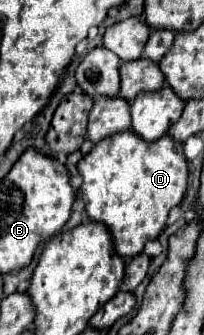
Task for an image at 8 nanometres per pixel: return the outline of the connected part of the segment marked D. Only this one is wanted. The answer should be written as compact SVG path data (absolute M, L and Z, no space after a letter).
M124 131L98 141L88 155L78 163L82 175L82 201L92 221L104 223L112 237L116 251L122 257L136 257L146 241L158 239L168 223L168 215L184 199L188 187L188 159L184 145L170 135L156 141L140 141L136 133Z

